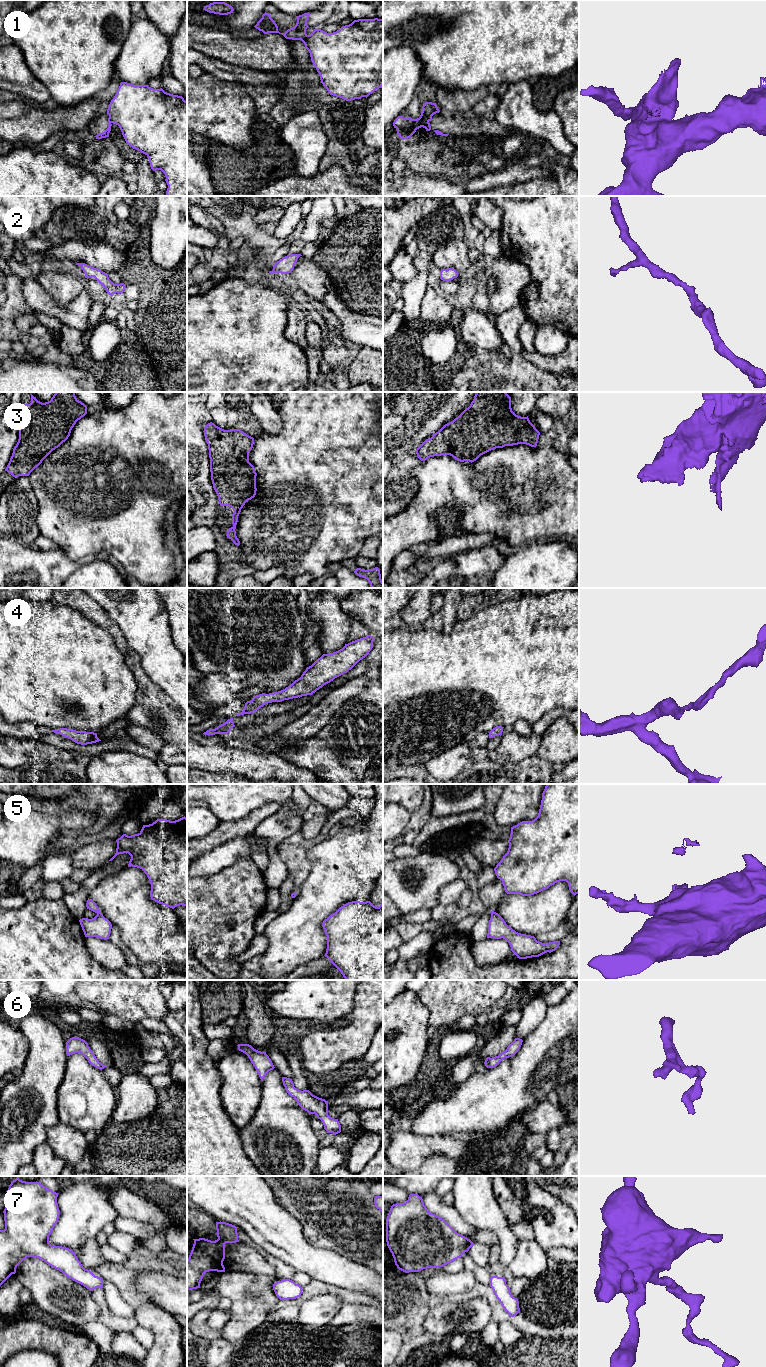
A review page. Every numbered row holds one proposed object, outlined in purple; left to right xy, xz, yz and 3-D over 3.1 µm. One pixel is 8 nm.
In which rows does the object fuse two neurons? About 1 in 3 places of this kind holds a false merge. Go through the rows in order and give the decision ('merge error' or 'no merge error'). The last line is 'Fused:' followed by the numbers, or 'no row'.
1: merge error
2: no merge error
3: no merge error
4: no merge error
5: merge error
6: no merge error
7: no merge error
Fused: 1, 5

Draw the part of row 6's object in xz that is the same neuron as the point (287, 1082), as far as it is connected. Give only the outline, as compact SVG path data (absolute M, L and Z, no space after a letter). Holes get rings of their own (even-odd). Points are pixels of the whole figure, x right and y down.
M282 1077L282 1082L287 1093L297 1101L303 1110L309 1114L315 1114L322 1121L327 1133L336 1135L341 1132L338 1119L328 1115L328 1101L313 1095L309 1090L298 1090L290 1078Z

